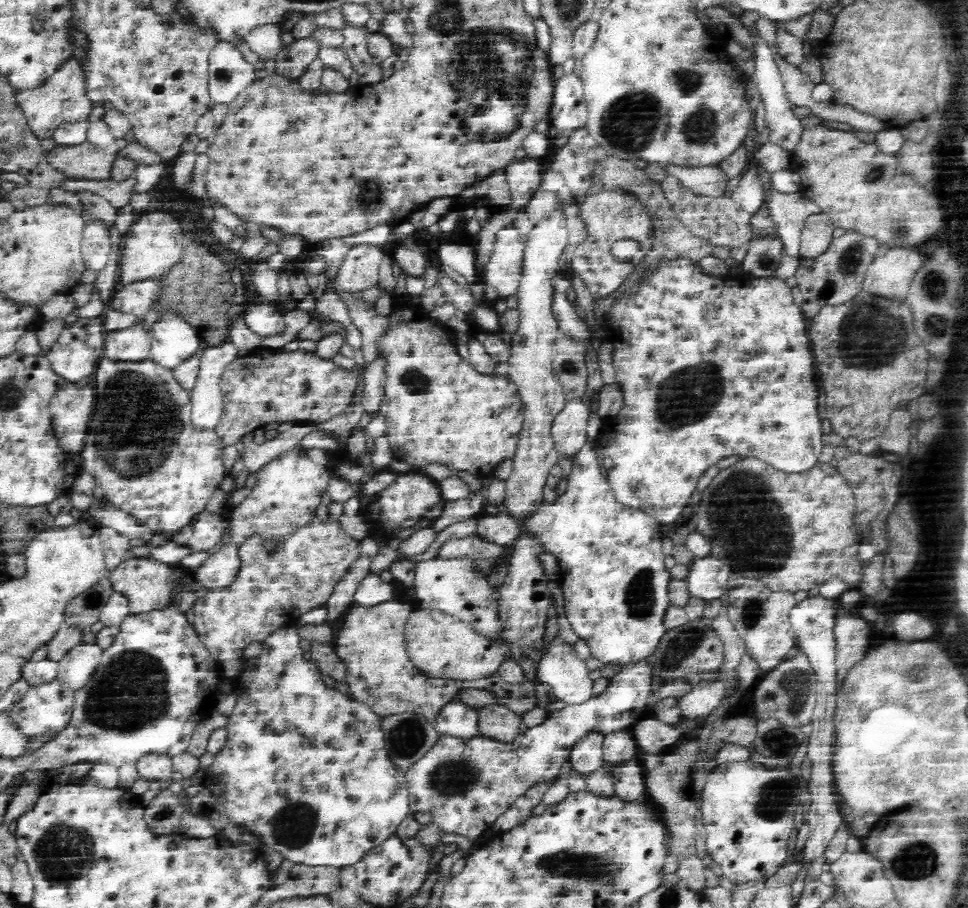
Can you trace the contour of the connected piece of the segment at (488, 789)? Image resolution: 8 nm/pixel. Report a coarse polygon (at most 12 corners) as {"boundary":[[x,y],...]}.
{"boundary":[[646,661],[512,743],[439,735],[409,813],[475,842],[578,740],[650,713]]}

